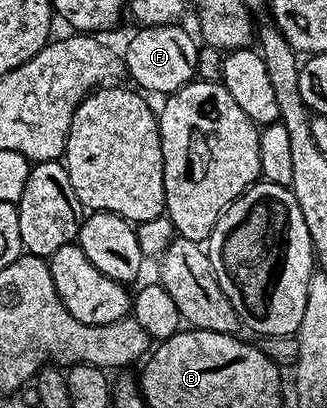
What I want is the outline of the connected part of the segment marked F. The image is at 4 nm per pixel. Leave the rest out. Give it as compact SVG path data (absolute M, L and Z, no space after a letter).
M179 23L159 24L153 28L141 27L136 30L140 32L134 33L129 38L128 45L125 46L124 52L122 51L122 64L126 72L132 75L133 82L131 81L131 83L137 89L143 90L145 93L164 92L163 94L171 94L192 83L196 76L196 49L198 44L197 41L192 41L192 36L186 29L180 27Z

